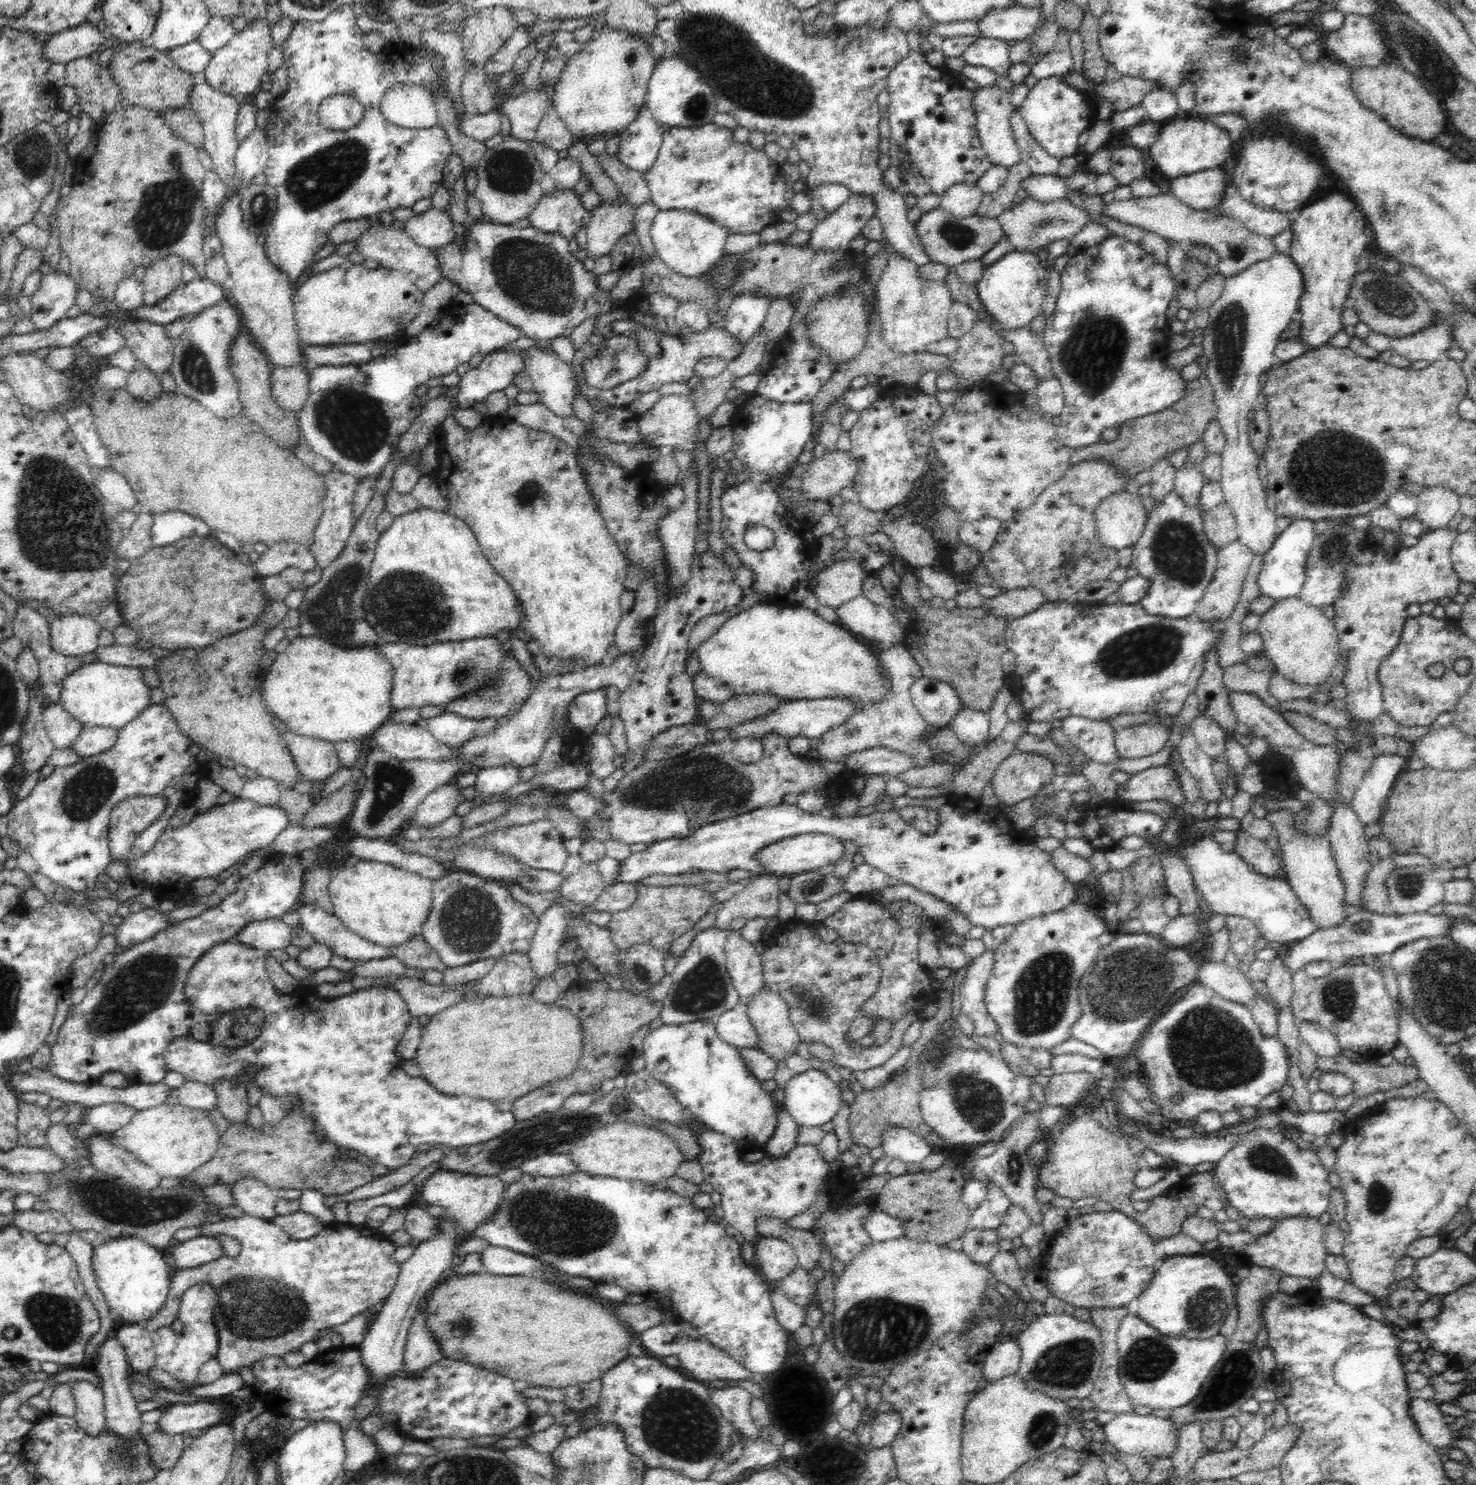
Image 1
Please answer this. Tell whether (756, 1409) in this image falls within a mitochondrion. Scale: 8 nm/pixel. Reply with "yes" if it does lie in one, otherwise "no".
no

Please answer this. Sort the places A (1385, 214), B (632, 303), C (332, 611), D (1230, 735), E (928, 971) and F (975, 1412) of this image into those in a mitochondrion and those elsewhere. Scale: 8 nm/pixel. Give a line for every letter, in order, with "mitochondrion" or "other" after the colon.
A: mitochondrion
B: other
C: mitochondrion
D: other
E: other
F: other

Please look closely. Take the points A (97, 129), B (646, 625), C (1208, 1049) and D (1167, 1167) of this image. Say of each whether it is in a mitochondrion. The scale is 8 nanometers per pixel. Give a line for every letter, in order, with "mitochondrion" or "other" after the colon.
A: other
B: other
C: mitochondrion
D: other

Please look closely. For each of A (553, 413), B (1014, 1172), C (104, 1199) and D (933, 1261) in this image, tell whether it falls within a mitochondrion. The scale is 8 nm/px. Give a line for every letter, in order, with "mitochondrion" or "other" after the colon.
A: other
B: mitochondrion
C: mitochondrion
D: other

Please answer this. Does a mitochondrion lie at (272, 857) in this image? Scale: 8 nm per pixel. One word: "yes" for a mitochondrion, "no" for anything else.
no

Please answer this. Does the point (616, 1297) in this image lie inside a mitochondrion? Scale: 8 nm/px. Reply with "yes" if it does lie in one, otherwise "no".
no

